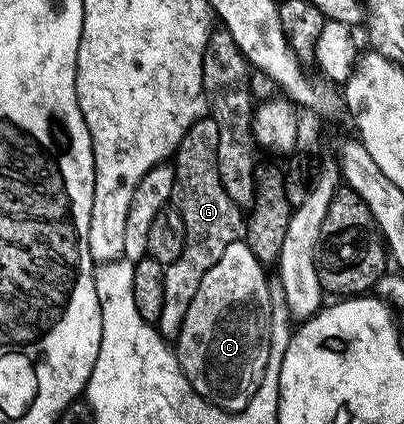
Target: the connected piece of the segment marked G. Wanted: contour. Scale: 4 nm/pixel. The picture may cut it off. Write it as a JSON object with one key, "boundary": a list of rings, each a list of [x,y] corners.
{"boundary":[[[214,116],[202,117],[193,123],[193,127],[189,127],[189,131],[185,131],[179,148],[173,154],[175,171],[173,205],[179,210],[181,219],[185,223],[185,247],[181,255],[177,255],[177,259],[173,259],[173,263],[163,270],[165,304],[161,306],[157,328],[167,339],[179,336],[185,311],[189,309],[193,295],[197,295],[197,287],[201,285],[201,279],[205,279],[205,271],[213,267],[213,263],[221,259],[225,247],[229,247],[229,243],[240,240],[244,232],[244,214],[240,206],[235,205],[233,199],[229,199],[229,195],[225,193],[225,187],[215,166],[218,138],[219,128]]]}

